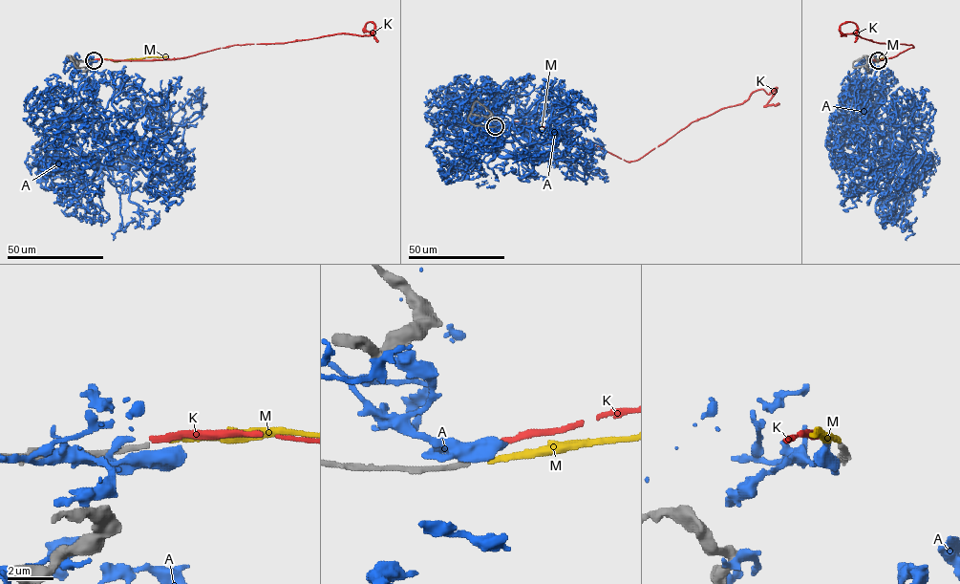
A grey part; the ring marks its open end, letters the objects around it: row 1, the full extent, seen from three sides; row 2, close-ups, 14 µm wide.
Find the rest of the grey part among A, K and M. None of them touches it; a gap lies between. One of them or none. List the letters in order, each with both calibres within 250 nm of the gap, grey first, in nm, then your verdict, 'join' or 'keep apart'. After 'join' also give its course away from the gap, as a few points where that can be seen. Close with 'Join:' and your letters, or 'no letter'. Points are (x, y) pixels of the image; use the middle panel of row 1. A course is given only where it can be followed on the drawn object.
A: 240 nm thick on the grey side, 600 nm on the other; keep apart
K: 240 nm thick on the grey side, 190 nm on the other; keep apart
M: 240 nm thick on the grey side, 220 nm on the other; join; it runs (497, 126), (517, 123), (568, 135)
Join: M

